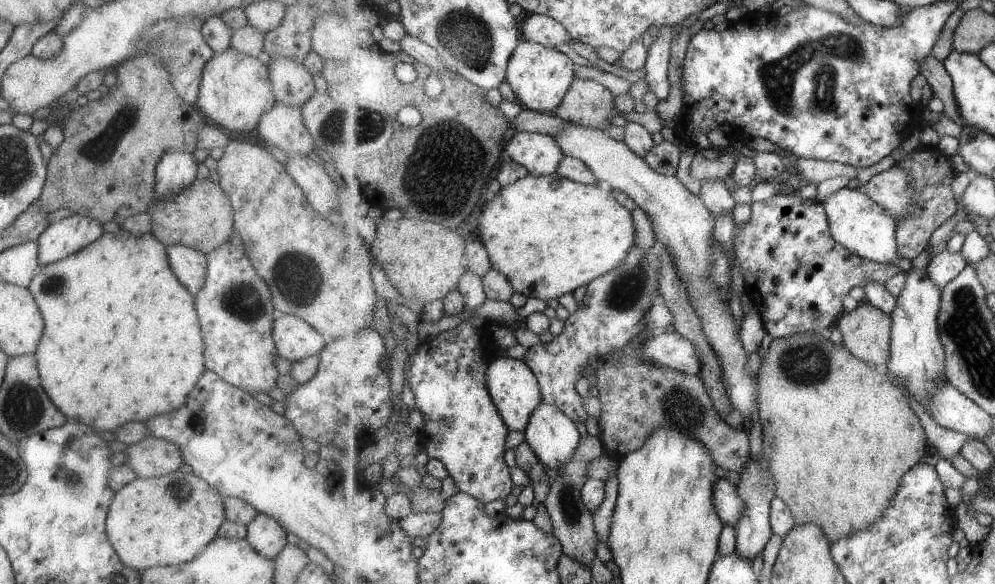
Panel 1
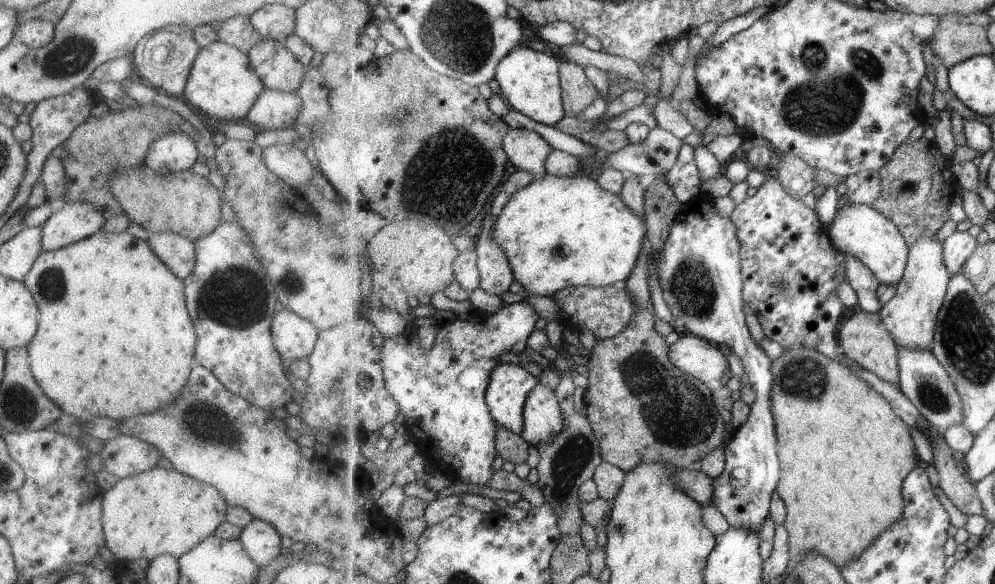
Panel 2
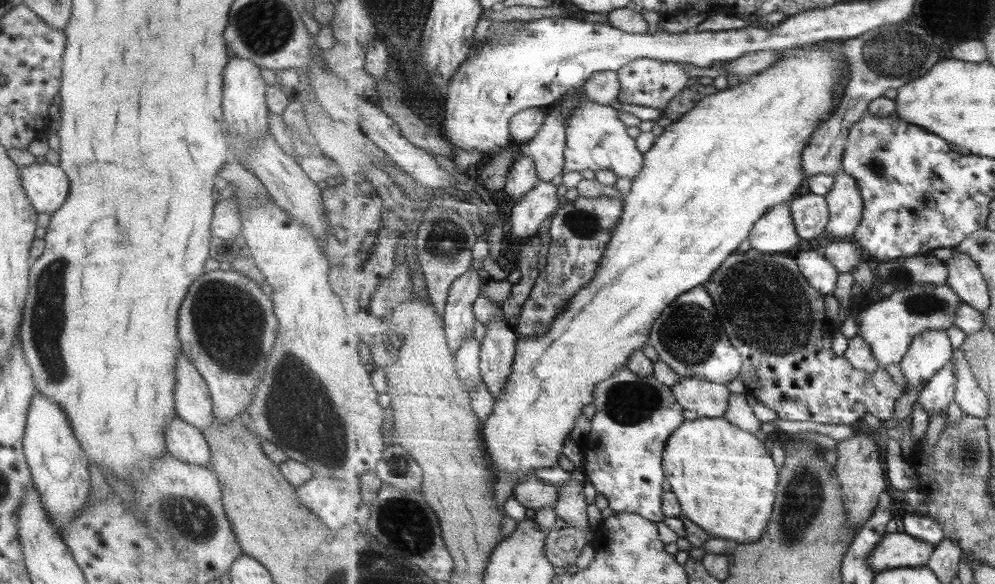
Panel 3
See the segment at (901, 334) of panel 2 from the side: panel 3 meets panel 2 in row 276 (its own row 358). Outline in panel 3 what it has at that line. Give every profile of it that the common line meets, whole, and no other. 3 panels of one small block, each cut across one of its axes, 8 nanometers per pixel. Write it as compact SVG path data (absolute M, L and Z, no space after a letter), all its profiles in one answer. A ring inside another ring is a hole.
M947 331L924 332L915 337L900 365L912 388L922 390L952 360L955 349Z

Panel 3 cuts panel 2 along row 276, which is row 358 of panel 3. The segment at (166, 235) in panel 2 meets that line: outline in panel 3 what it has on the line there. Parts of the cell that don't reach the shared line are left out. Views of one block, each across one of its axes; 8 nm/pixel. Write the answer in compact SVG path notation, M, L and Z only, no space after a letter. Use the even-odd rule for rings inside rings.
M178 354L174 386L176 416L203 432L212 423L212 400L207 383L195 367Z

